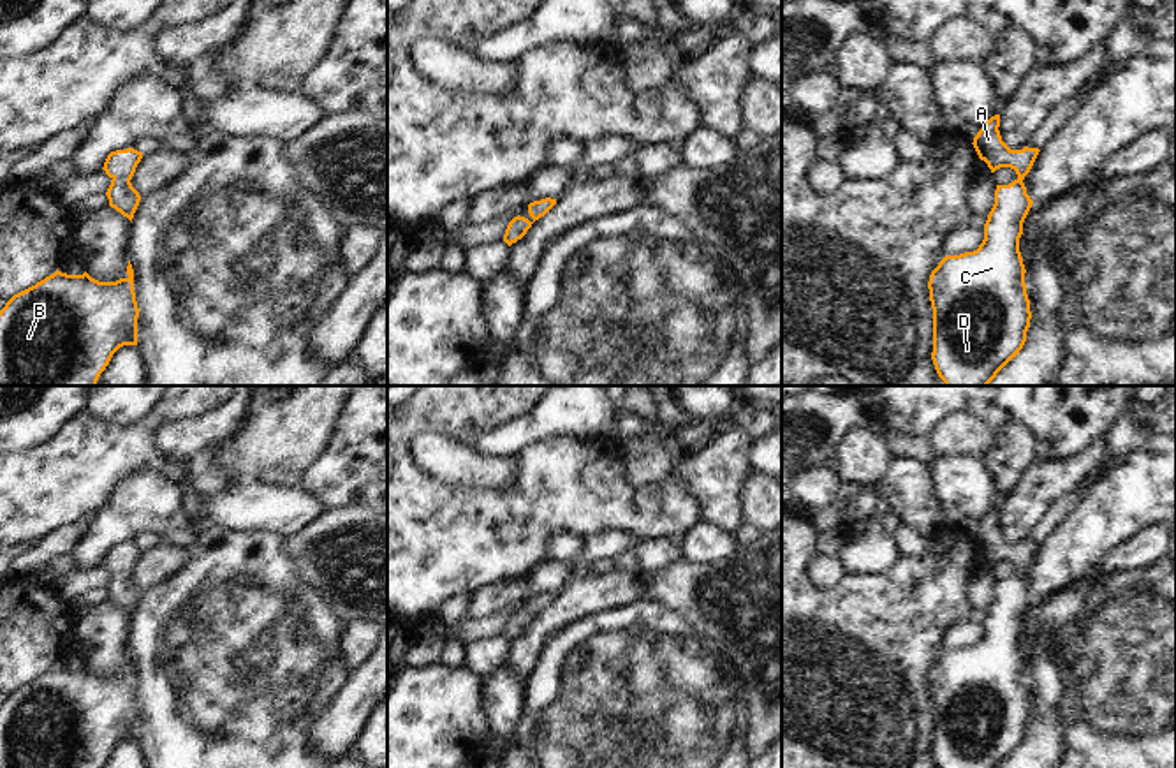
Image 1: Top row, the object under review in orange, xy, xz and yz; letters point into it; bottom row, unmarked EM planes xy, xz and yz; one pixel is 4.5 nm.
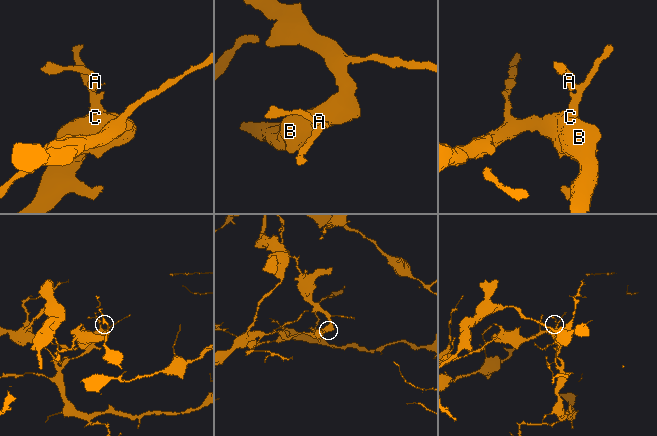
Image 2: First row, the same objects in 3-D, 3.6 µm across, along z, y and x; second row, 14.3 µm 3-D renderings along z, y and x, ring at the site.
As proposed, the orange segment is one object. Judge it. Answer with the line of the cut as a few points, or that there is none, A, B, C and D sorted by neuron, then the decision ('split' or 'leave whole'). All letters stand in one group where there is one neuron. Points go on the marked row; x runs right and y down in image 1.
cut none; groups A B C D; leave whole

